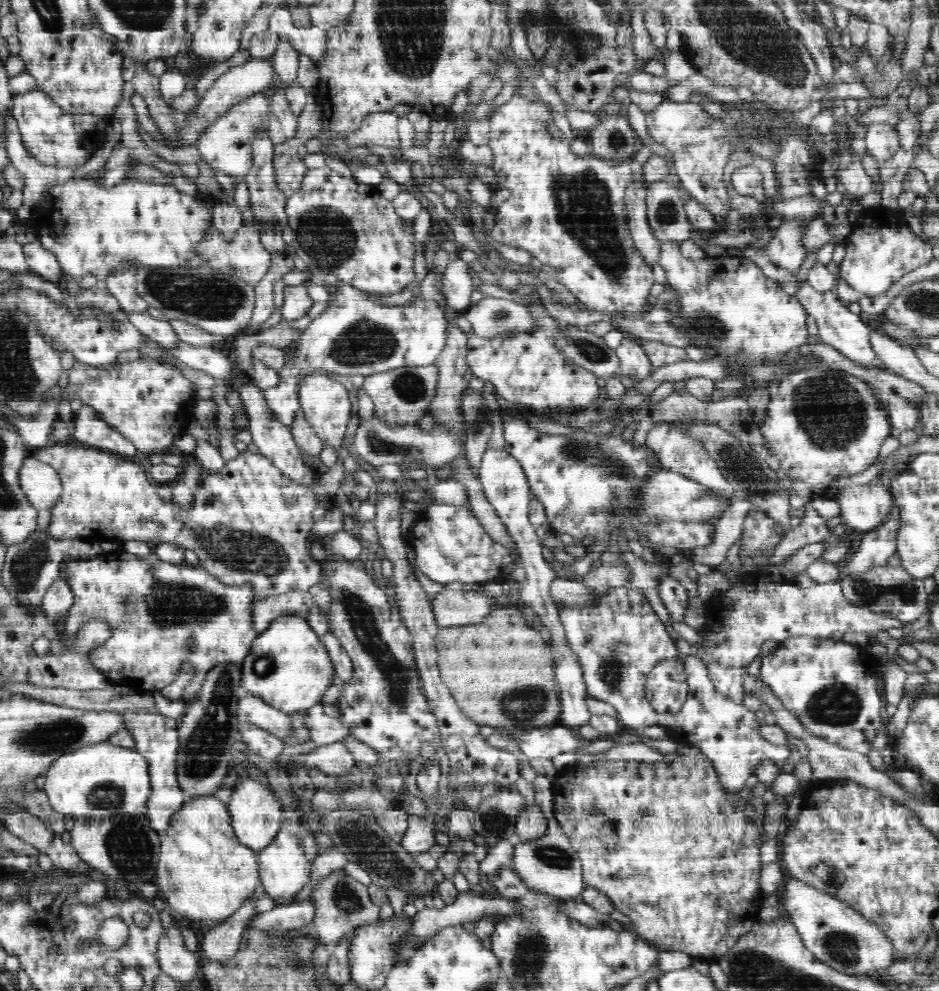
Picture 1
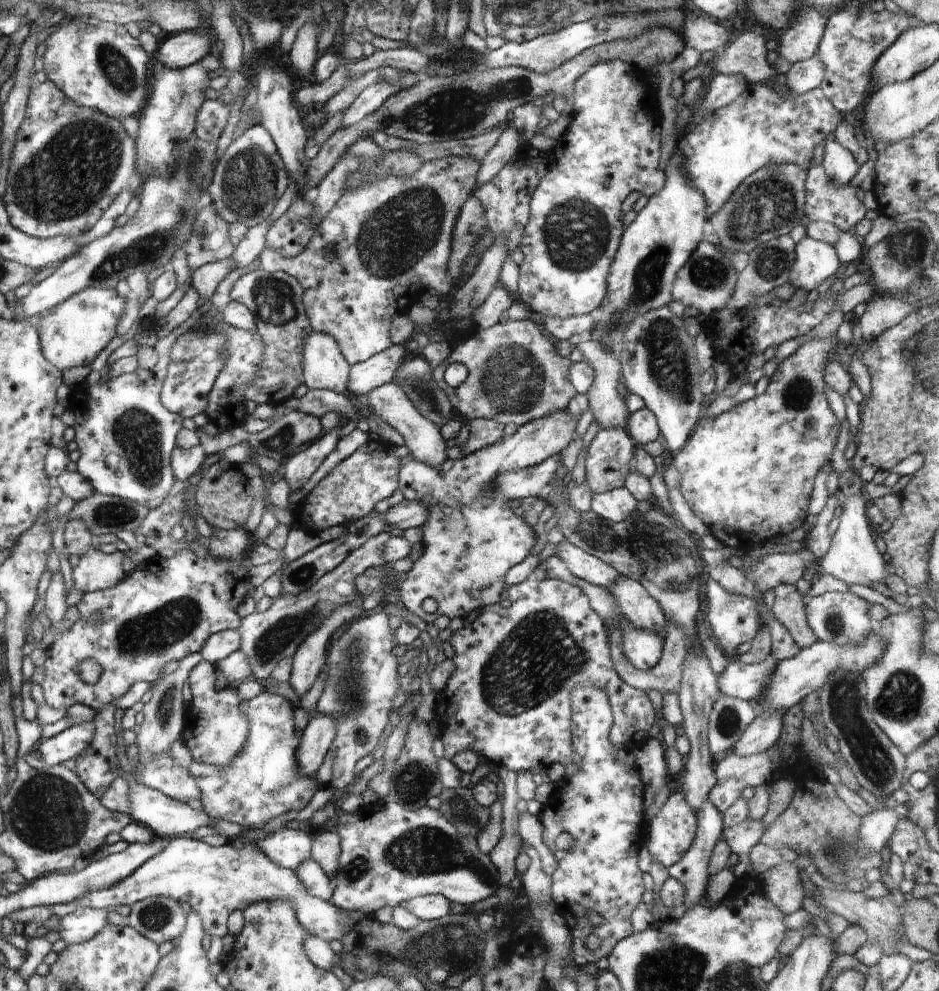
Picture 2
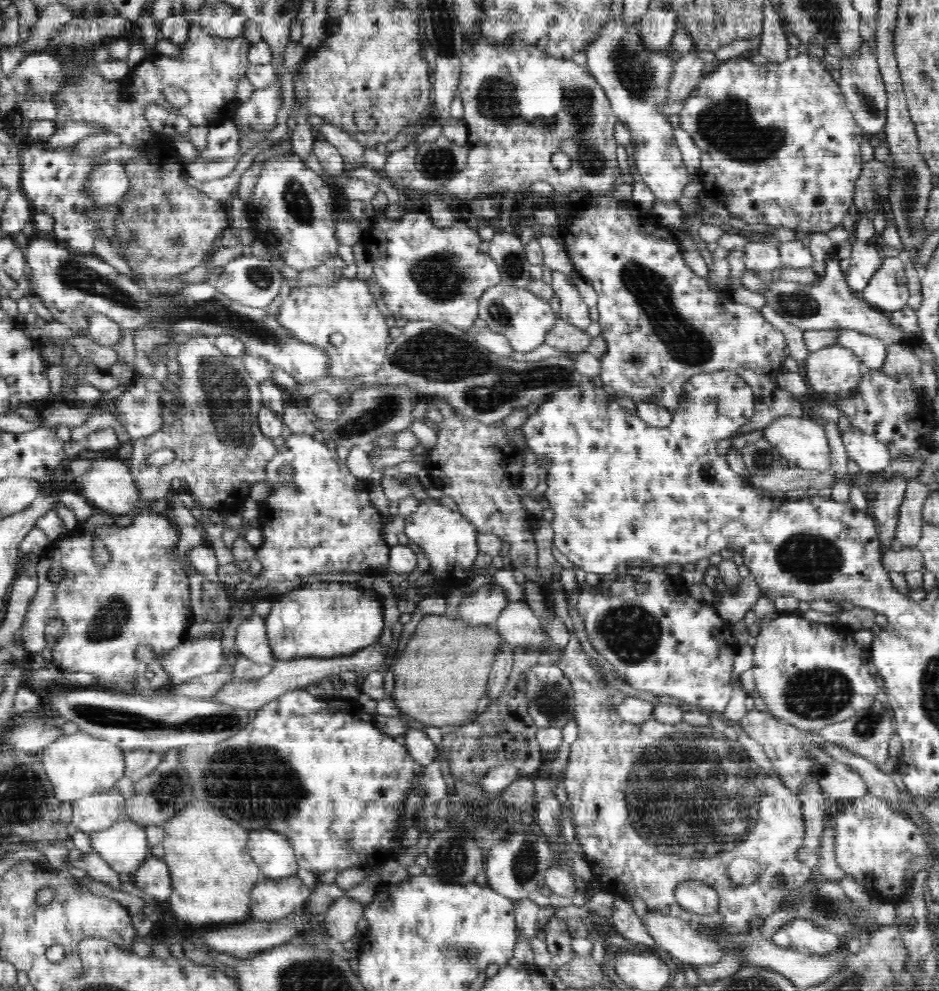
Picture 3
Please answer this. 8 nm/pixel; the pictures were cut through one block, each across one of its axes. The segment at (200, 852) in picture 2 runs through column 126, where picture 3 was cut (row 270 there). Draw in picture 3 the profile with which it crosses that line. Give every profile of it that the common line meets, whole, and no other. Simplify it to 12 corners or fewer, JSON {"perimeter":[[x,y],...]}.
{"perimeter":[[887,252],[862,298],[872,309],[902,310],[909,294],[901,254]]}

